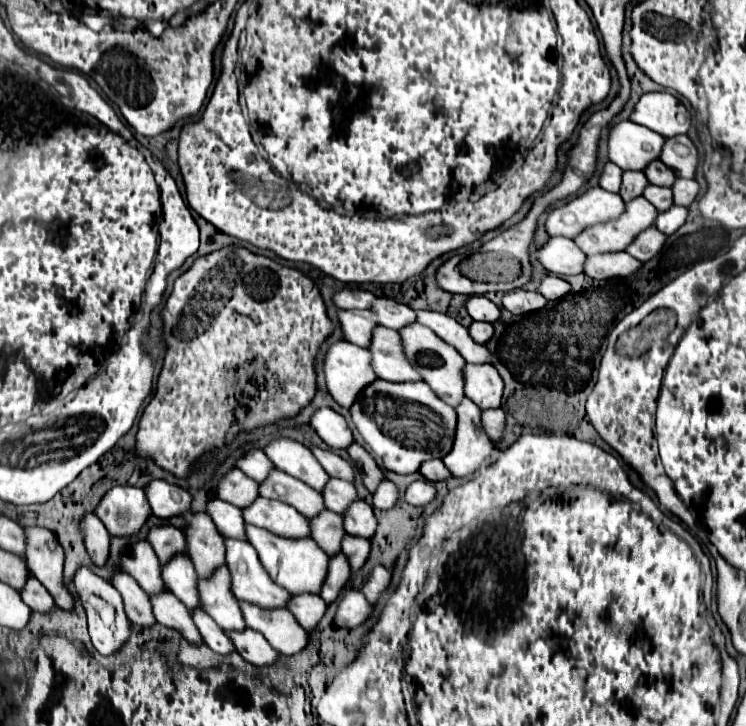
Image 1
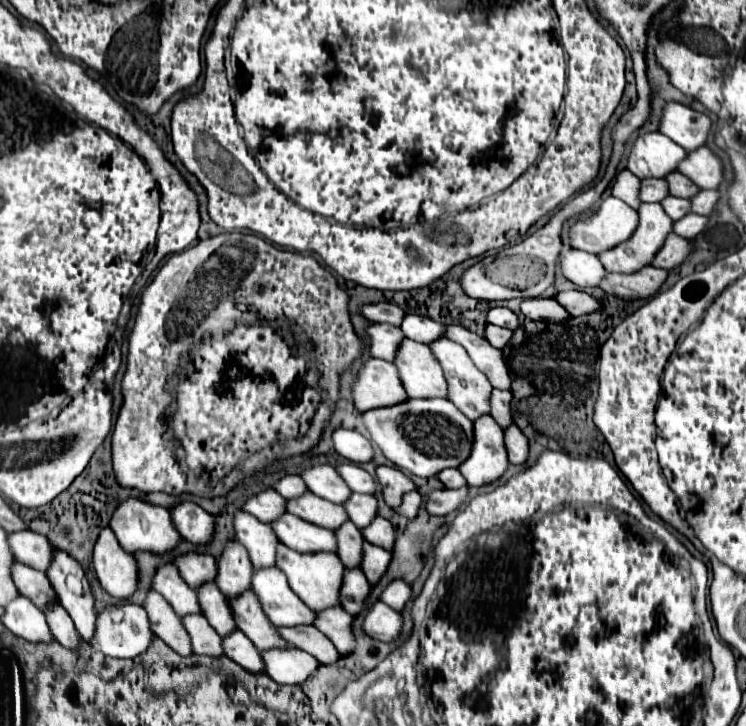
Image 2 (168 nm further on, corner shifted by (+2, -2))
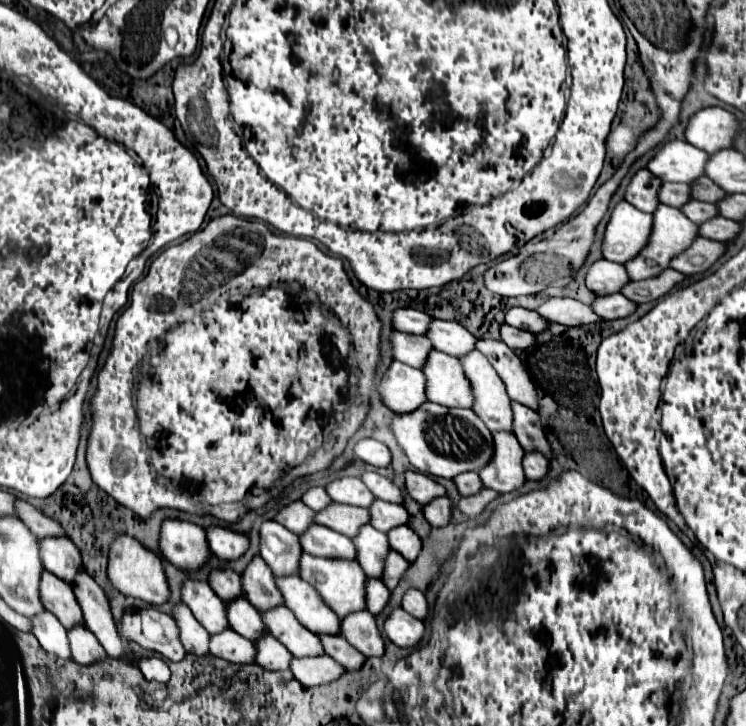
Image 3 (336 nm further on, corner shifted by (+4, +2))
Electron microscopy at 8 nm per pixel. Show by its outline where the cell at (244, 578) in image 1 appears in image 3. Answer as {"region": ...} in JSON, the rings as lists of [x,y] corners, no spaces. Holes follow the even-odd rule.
{"region":[[[280,577],[278,587],[286,599],[286,607],[294,611],[304,627],[318,635],[340,635],[340,617],[324,605],[312,585],[300,577]]]}

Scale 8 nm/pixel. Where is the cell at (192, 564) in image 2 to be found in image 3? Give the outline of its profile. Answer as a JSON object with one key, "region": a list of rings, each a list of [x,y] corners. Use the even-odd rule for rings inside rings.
{"region":[[[214,571],[210,575],[210,587],[224,601],[234,601],[236,597],[244,597],[244,589],[240,589],[240,575],[234,571]]]}

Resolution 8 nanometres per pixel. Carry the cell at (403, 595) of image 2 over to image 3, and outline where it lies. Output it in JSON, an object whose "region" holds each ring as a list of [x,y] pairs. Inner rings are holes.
{"region":[[[410,589],[404,599],[402,599],[402,609],[408,611],[416,619],[426,619],[428,617],[428,601],[422,591]]]}

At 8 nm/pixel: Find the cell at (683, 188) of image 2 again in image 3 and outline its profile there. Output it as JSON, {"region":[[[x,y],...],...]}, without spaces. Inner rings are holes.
{"region":[[[700,177],[698,181],[692,183],[692,197],[698,201],[706,201],[706,203],[716,203],[720,201],[720,197],[726,197],[728,193],[724,189],[720,189],[718,185],[714,187],[714,181],[708,177]]]}

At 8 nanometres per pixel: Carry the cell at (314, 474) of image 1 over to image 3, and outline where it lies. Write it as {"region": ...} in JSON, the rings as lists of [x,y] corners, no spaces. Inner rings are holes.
{"region":[[[356,477],[336,479],[326,487],[326,491],[336,503],[346,503],[346,505],[356,505],[356,507],[370,507],[372,499],[376,499],[368,491],[368,487]]]}

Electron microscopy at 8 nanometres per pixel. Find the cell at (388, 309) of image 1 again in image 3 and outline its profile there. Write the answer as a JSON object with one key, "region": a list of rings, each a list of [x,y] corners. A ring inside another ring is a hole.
{"region":[[[434,319],[428,329],[428,339],[434,343],[436,349],[442,353],[454,355],[454,357],[464,357],[464,353],[470,353],[476,349],[476,337],[464,329],[456,321],[440,321]]]}

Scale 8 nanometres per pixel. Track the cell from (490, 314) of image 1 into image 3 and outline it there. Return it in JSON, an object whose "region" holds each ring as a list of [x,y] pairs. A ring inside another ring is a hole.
{"region":[[[514,307],[506,313],[506,323],[530,333],[542,333],[544,329],[548,329],[550,323],[546,323],[544,319],[540,319],[540,315],[536,311],[528,311],[522,307]]]}

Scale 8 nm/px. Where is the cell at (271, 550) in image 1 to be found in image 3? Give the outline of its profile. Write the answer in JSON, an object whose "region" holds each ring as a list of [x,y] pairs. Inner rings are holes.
{"region":[[[304,553],[300,559],[300,577],[320,591],[324,601],[338,617],[346,617],[354,611],[364,611],[364,581],[368,581],[368,575],[360,569],[360,565],[356,565],[356,561],[324,559]]]}

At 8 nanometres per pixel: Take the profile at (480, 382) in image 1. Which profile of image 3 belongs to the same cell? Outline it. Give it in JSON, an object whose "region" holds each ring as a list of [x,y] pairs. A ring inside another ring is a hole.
{"region":[[[512,403],[512,411],[514,411],[514,435],[518,437],[520,445],[526,451],[540,451],[546,459],[554,459],[554,451],[548,443],[538,413],[520,403]]]}

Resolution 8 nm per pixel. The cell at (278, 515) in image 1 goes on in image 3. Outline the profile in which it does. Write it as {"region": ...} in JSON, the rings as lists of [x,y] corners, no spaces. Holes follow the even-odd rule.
{"region":[[[312,525],[304,535],[300,535],[300,543],[306,553],[316,557],[336,557],[348,561],[356,559],[356,547],[352,545],[352,539],[324,525]]]}

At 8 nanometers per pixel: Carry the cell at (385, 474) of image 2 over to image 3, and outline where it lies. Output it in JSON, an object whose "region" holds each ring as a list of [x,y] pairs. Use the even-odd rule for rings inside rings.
{"region":[[[414,471],[406,473],[406,491],[410,497],[414,497],[422,505],[426,505],[428,501],[432,501],[436,497],[446,495],[446,487],[436,483],[432,477],[422,475],[422,473],[414,473]]]}

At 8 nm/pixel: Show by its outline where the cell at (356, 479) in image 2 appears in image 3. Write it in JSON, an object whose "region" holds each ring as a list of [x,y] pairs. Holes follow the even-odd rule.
{"region":[[[368,471],[368,473],[364,473],[360,479],[368,485],[368,489],[370,489],[378,499],[388,501],[388,503],[404,505],[402,489],[400,489],[400,487],[396,487],[390,479],[386,479],[386,477],[378,475],[378,473],[370,473],[370,471]]]}

